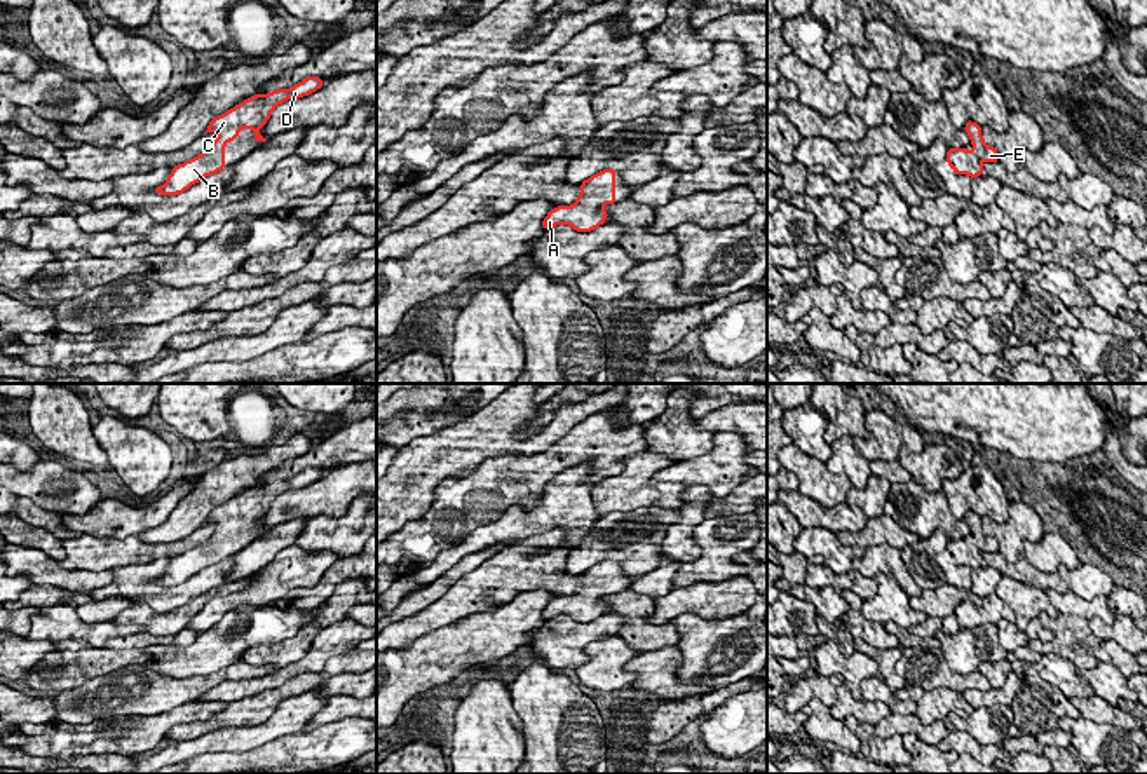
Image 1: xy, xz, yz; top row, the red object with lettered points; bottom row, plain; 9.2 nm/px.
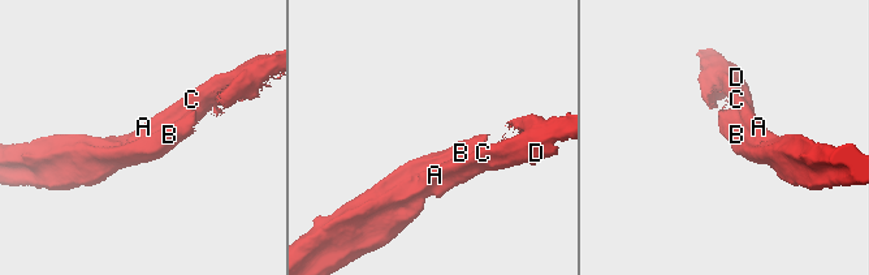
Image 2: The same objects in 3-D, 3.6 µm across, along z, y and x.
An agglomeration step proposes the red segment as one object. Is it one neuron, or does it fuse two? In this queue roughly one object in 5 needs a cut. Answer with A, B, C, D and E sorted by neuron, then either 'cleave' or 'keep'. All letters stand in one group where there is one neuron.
groups A B C D E; keep

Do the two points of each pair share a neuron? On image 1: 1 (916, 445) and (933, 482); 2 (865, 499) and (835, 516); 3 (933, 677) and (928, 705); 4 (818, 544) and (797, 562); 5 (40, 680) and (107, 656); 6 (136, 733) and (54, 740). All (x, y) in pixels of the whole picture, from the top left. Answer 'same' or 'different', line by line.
1: different
2: different
3: different
4: different
5: same
6: same

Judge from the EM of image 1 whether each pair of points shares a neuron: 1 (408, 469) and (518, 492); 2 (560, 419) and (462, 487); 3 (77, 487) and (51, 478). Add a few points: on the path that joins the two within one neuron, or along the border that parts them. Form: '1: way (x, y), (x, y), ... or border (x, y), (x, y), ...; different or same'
1: border (468, 475), (447, 476), (436, 487), (434, 495); different
2: border (485, 459), (471, 475); different
3: way (70, 487), (58, 485); same

